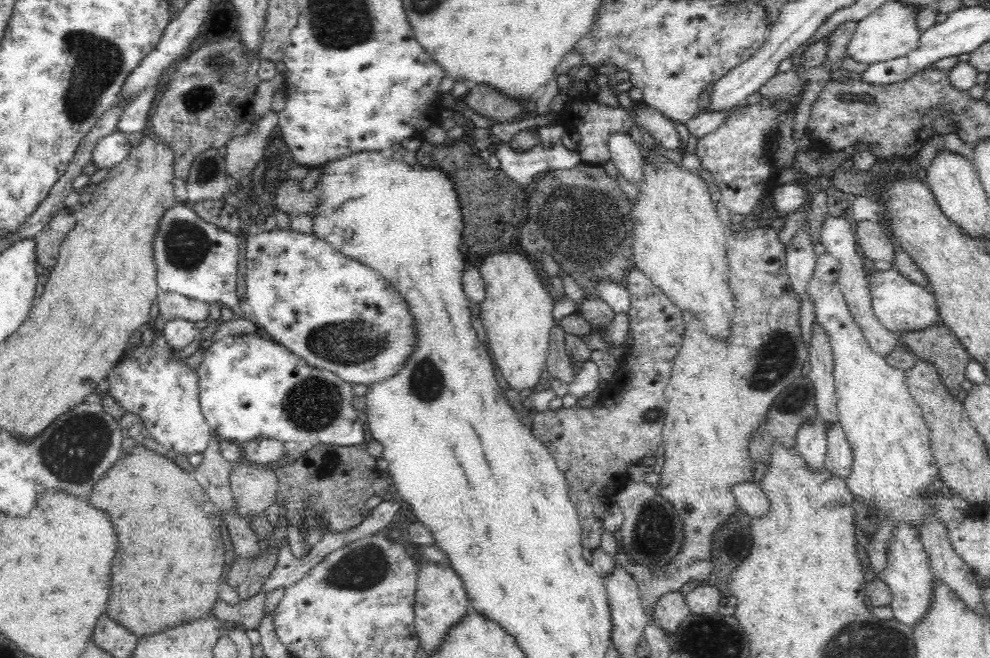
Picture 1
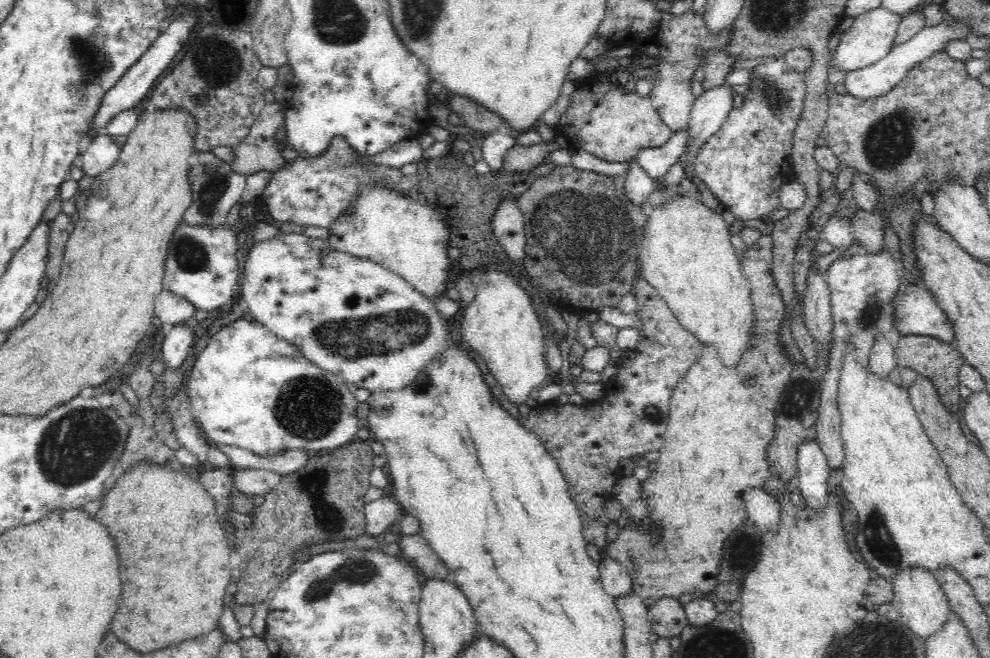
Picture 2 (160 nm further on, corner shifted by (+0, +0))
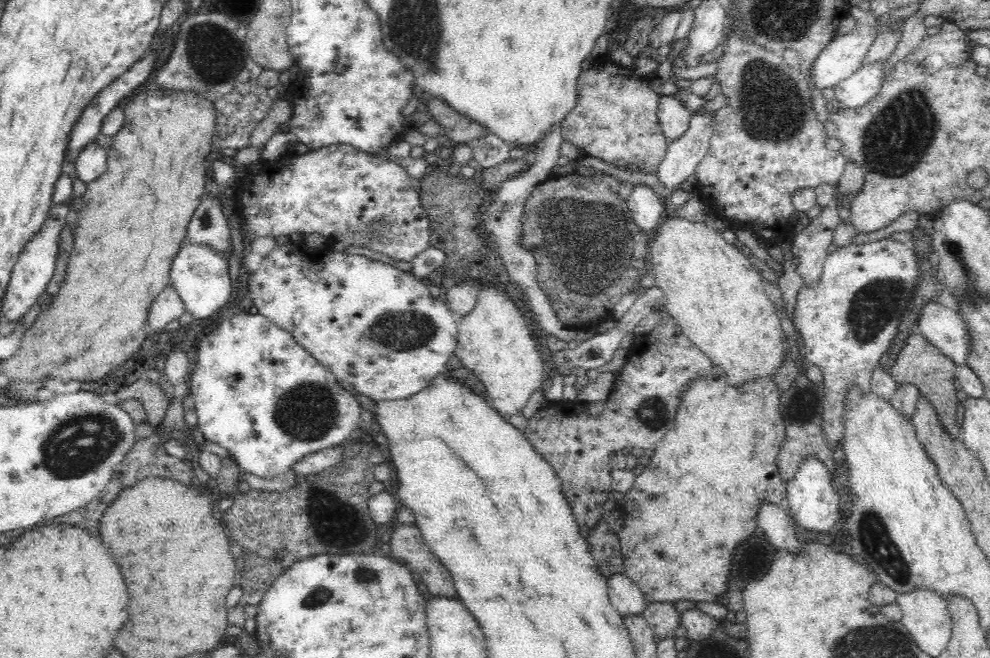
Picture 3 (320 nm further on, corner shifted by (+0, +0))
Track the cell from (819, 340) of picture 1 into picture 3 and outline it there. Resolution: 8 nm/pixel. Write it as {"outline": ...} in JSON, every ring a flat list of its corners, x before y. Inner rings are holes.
{"outline":[[834,199,806,228,791,235,790,251,798,261,796,271,802,276,806,286,814,286,820,278,828,246,832,244,832,232,841,221,839,209]]}

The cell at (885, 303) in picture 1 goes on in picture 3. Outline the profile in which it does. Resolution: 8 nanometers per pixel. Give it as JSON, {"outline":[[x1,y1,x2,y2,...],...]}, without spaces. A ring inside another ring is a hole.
{"outline":[[928,303,922,308,917,322,924,338,942,352,957,368,968,367,972,350,969,328,962,315,941,303]]}

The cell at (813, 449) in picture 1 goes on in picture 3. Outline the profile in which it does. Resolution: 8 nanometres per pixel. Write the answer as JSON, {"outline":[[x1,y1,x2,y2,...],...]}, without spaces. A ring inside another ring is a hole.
{"outline":[[816,456,806,457,792,480,786,482,787,496,784,505,787,507,793,524,807,532,830,532,836,522,843,521,840,513,840,498,832,487,833,476]]}

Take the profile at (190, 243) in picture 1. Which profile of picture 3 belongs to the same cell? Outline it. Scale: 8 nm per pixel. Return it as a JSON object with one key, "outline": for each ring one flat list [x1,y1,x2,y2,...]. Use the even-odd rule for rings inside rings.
{"outline":[[186,238,172,261,169,275,171,285,184,303,184,310,194,318,207,320,222,307,230,305,232,282,228,274,228,262,218,257,218,253,208,245,196,245]]}

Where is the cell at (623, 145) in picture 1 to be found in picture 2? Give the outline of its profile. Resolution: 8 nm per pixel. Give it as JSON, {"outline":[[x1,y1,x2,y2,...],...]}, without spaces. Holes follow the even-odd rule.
{"outline":[[631,161,631,165,624,176,626,178,626,196,634,205,642,207,644,211,649,213,650,208,647,207,646,201,659,186,658,180,650,178,636,161]]}

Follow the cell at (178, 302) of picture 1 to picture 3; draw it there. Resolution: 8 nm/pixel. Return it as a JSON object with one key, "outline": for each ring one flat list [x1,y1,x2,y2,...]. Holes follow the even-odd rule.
{"outline":[[170,284,152,302,146,316,145,330,148,334,162,331,172,320,176,320,184,312,184,303,177,290]]}

